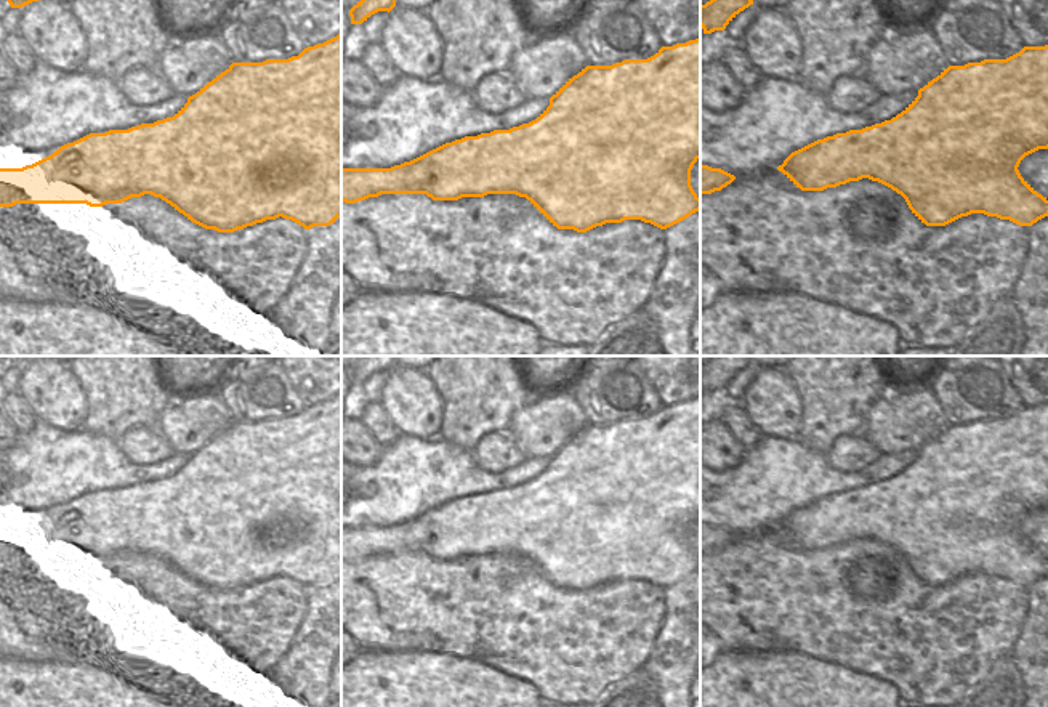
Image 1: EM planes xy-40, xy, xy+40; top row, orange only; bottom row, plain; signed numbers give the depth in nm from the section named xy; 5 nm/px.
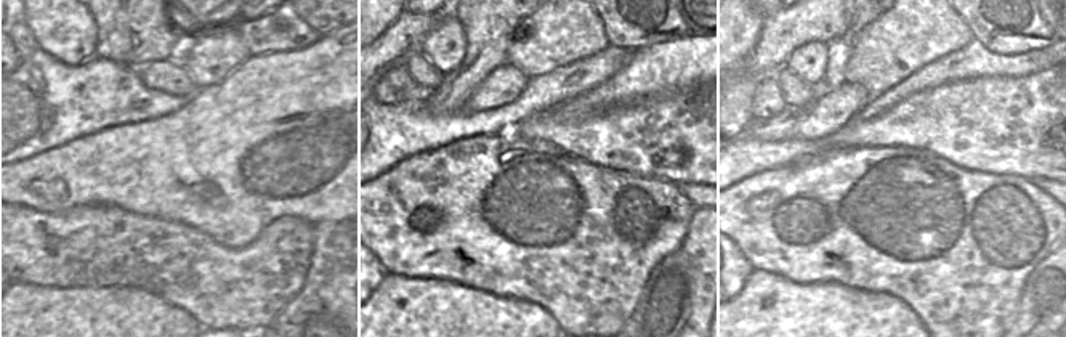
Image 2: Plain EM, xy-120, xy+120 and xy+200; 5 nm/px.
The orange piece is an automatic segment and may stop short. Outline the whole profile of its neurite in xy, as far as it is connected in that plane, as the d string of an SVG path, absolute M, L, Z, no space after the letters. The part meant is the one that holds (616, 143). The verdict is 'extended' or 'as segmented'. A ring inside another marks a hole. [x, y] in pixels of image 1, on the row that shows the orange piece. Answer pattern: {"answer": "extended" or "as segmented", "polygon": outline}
{"answer": "as segmented", "polygon": "M700 37L662 46L647 59L586 66L529 123L465 136L391 168L341 168L341 200L356 204L381 194L426 194L433 200L516 194L526 197L558 229L586 232L625 220L641 220L667 229L700 210L700 199L691 186L691 170L699 159Z"}

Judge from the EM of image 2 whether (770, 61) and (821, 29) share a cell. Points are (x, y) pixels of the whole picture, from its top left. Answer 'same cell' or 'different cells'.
same cell

